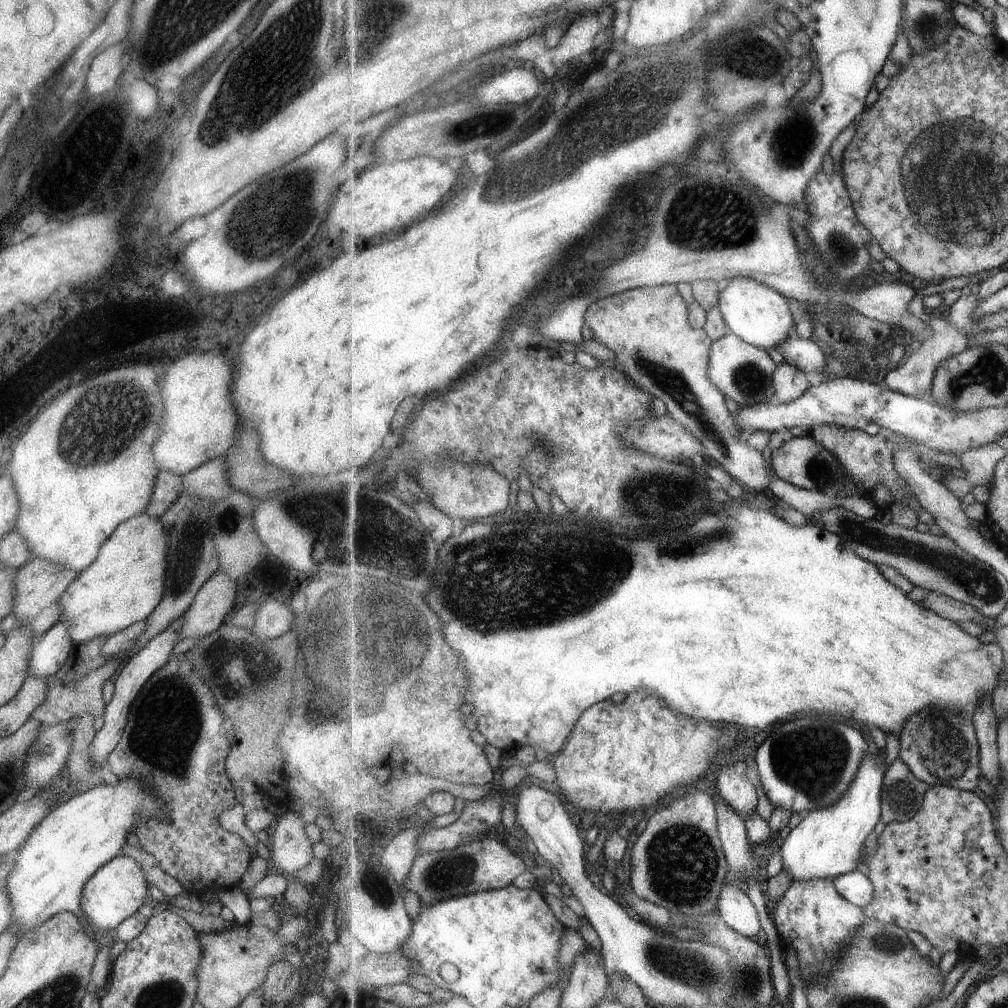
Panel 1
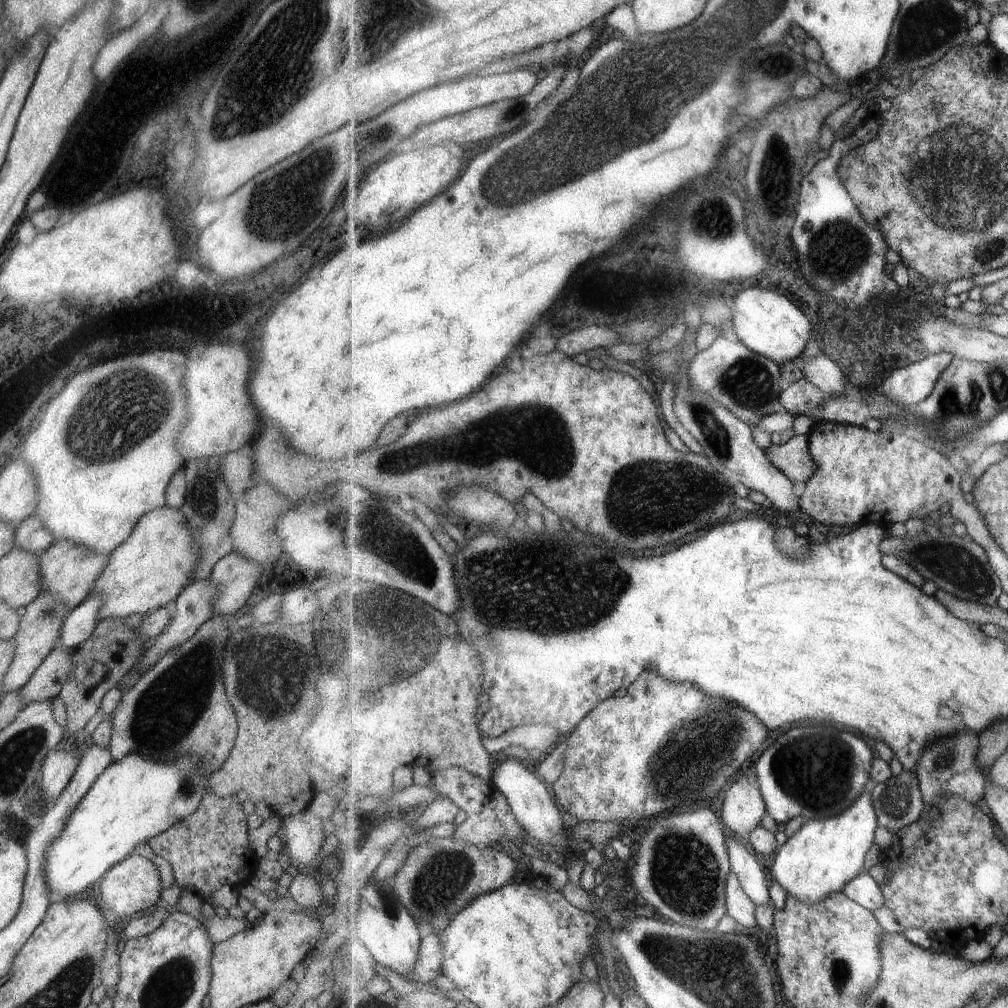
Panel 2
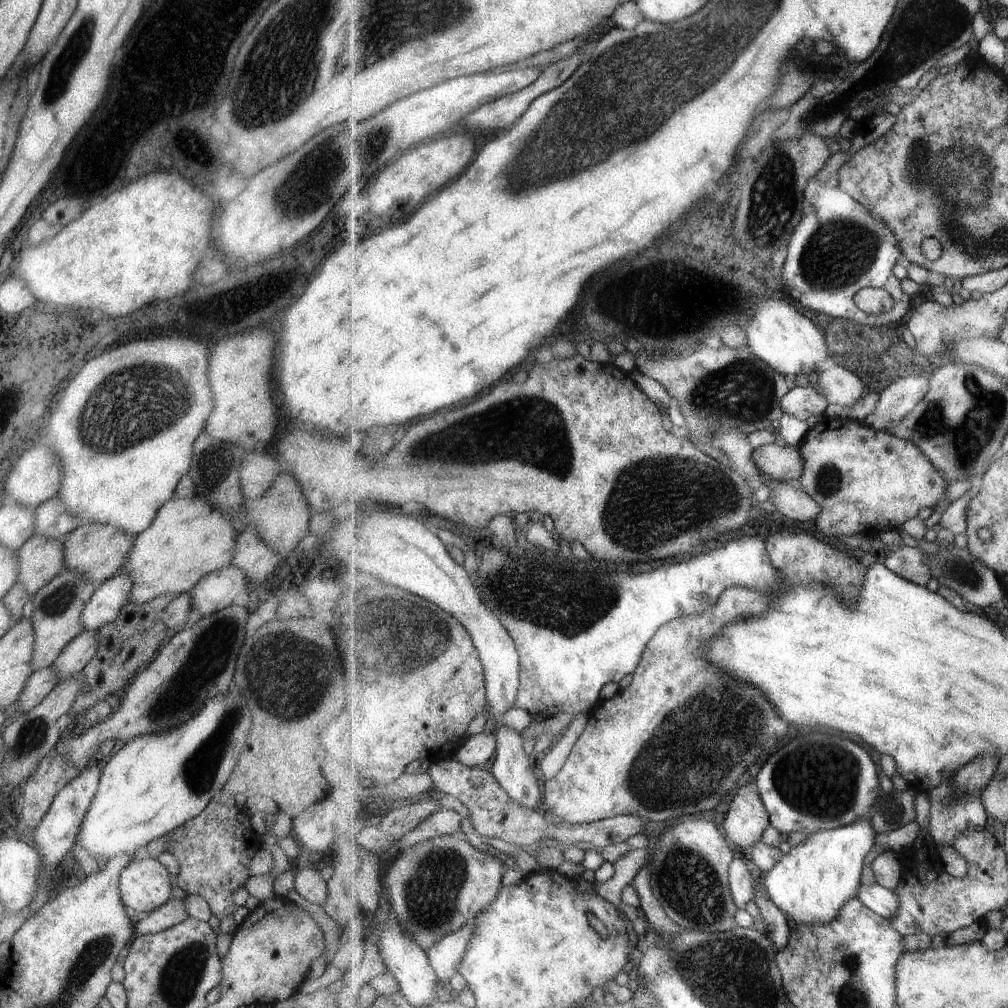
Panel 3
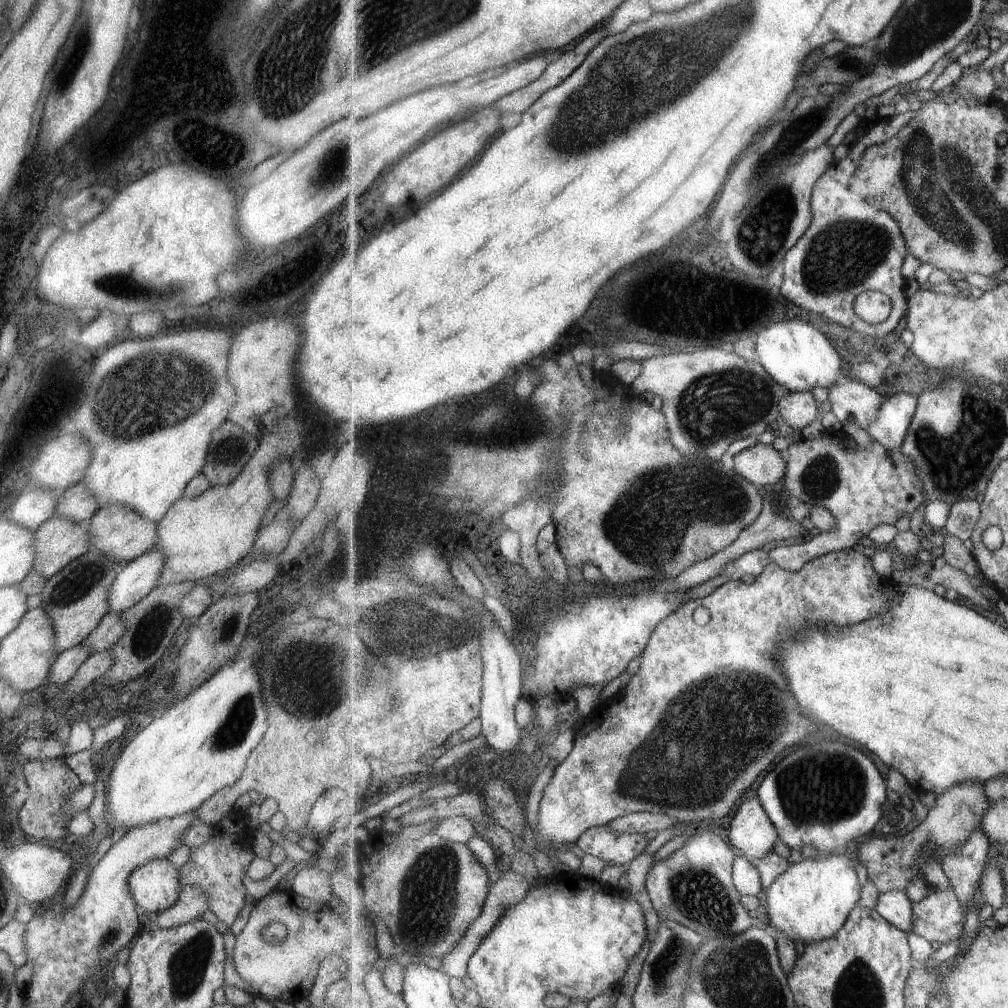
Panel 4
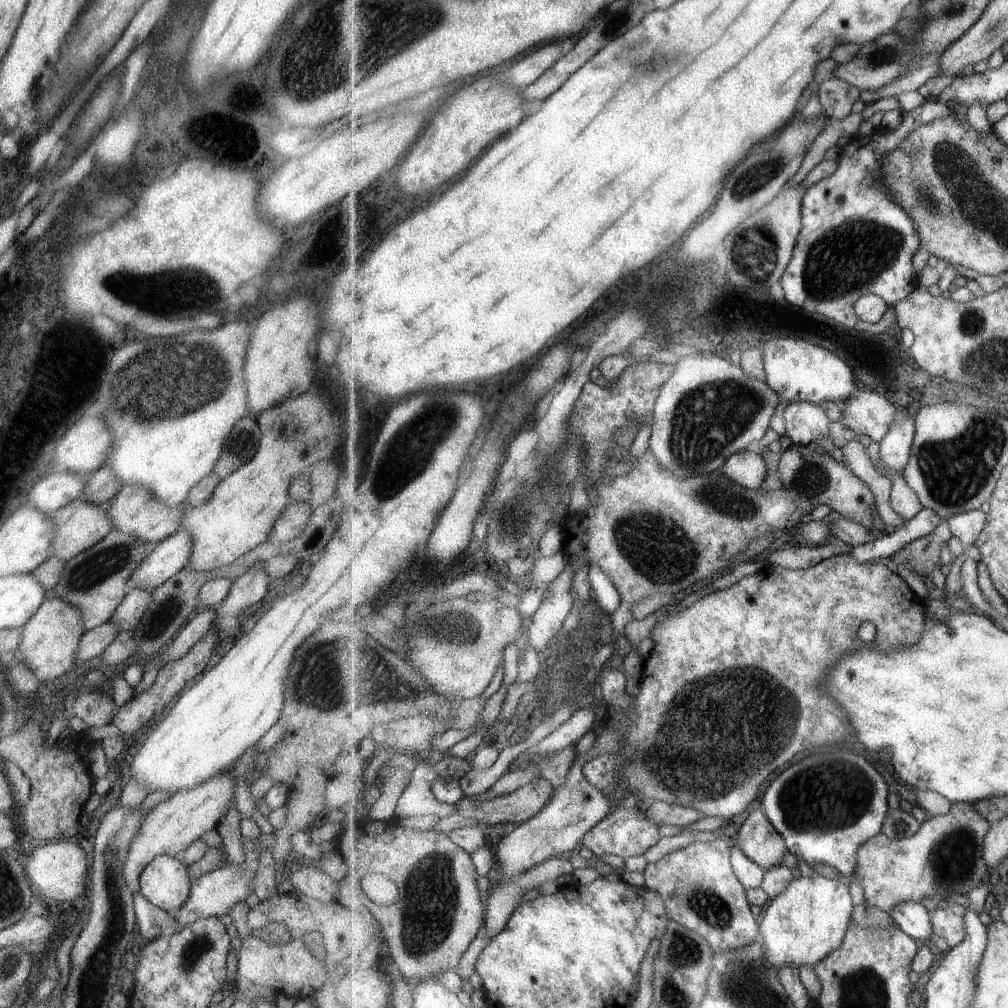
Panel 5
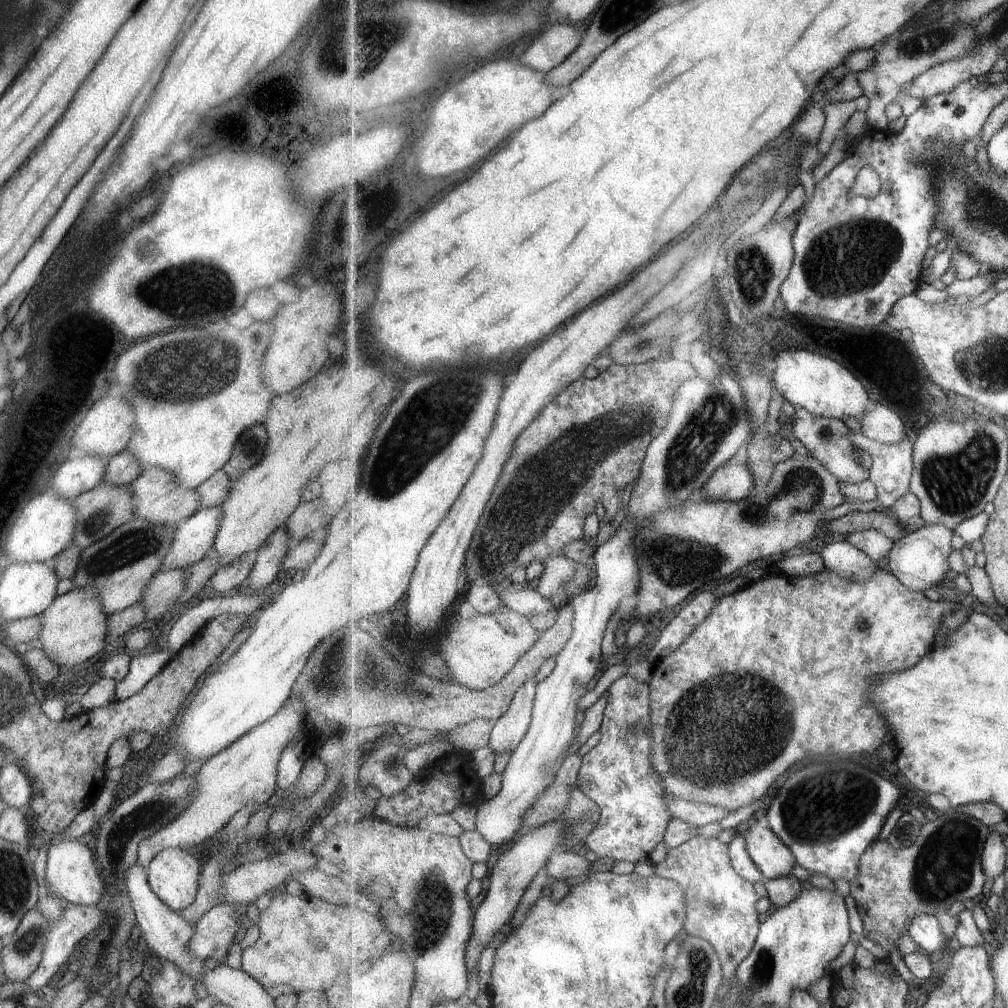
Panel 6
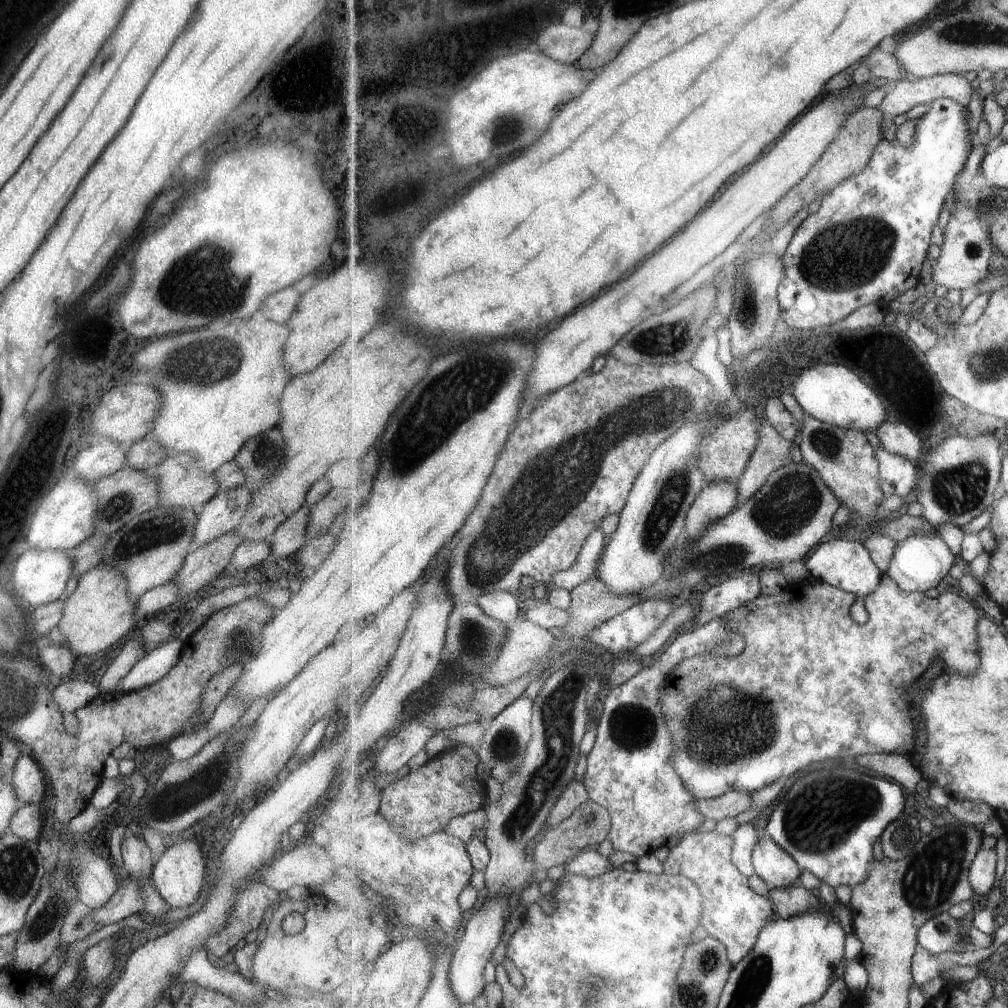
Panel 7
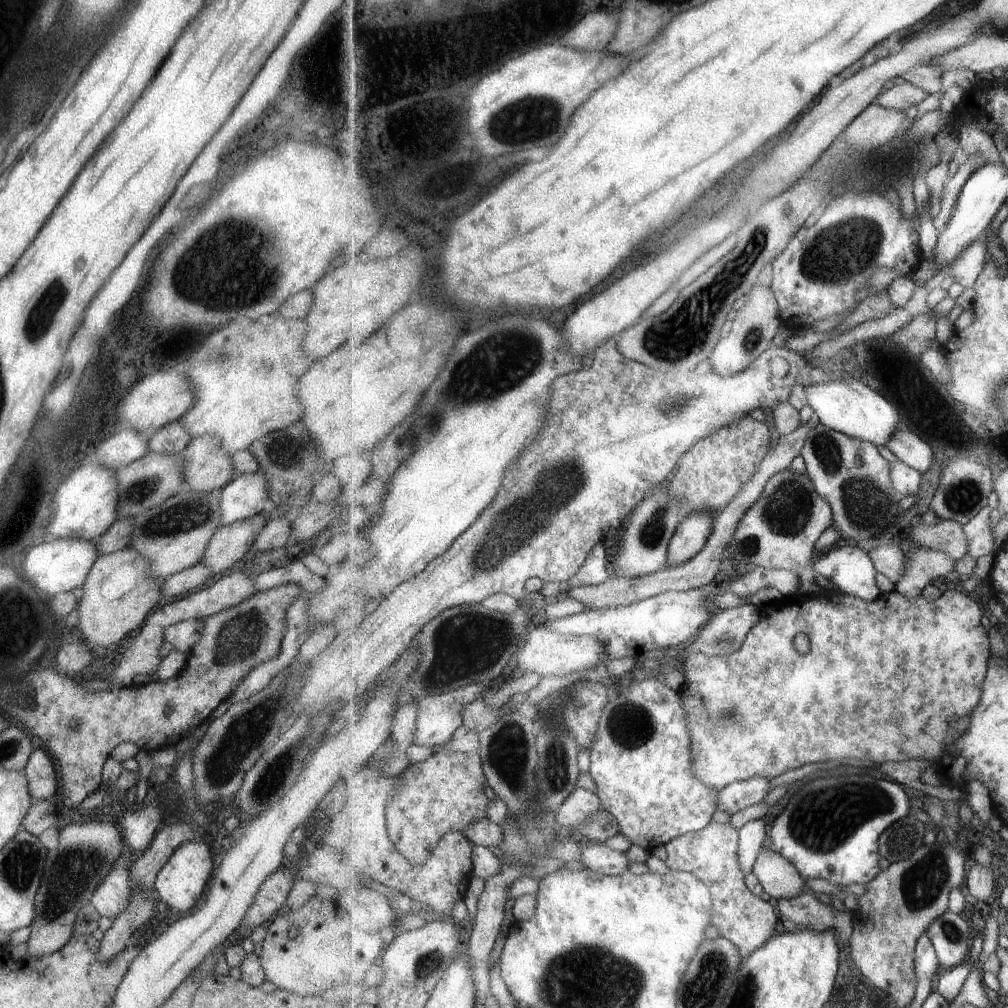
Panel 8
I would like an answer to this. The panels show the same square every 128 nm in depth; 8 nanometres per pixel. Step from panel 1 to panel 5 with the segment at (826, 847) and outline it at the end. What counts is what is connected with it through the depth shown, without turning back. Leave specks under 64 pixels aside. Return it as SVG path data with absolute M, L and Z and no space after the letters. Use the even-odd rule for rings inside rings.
M813 874L811 878L797 876L791 884L785 888L783 894L770 900L769 905L765 908L766 913L760 924L760 941L765 946L765 964L773 966L775 970L781 970L783 966L809 967L814 969L815 966L822 962L832 952L842 947L850 930L851 916L853 916L853 898L849 892L849 883L851 878L843 876L841 880L825 878L821 875Z

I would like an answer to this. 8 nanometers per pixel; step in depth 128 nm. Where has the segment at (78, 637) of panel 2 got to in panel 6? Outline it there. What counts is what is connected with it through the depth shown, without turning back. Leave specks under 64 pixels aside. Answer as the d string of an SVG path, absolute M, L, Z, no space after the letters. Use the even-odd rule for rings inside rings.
M221 505L201 506L197 512L178 524L160 570L187 568L211 553L213 539L221 520Z

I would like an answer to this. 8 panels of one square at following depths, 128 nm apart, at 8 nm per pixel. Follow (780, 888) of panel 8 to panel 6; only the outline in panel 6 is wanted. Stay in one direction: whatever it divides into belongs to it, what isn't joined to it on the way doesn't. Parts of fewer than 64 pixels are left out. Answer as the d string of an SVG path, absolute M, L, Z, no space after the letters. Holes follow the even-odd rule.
M765 820L755 822L745 834L751 859L766 879L788 876L798 864L794 853Z

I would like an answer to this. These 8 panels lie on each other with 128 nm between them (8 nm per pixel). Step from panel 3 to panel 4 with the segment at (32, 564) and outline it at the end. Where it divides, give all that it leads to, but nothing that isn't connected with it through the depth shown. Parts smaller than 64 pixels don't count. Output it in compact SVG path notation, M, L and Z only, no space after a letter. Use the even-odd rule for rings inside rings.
M51 516L33 532L33 572L49 579L71 560L89 551L87 524Z

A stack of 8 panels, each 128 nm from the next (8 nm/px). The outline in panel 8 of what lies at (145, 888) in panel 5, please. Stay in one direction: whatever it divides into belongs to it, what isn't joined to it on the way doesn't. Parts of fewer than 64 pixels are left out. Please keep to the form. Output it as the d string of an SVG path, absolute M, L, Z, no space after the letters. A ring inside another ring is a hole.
M197 840L182 842L171 853L159 872L156 872L154 891L158 894L158 899L163 900L168 908L173 908L177 912L187 912L201 898L211 870L213 870L213 864L209 857L209 846Z

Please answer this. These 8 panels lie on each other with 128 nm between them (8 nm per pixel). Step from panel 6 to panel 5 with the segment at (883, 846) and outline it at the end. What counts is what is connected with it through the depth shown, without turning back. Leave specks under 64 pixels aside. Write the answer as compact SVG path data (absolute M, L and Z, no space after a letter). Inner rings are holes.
M952 803L951 810L944 815L931 816L930 819L922 822L922 827L919 829L917 834L914 834L909 838L892 839L885 833L881 832L875 835L873 839L869 839L858 852L858 866L854 872L854 878L852 881L858 881L864 889L865 900L869 905L876 906L880 910L884 910L890 913L898 906L899 903L914 902L920 903L923 898L930 897L932 899L941 899L942 902L949 900L953 895L967 895L970 890L981 887L989 880L989 866L984 859L984 842L986 834L991 828L991 823L987 817L984 817L976 808L974 803Z

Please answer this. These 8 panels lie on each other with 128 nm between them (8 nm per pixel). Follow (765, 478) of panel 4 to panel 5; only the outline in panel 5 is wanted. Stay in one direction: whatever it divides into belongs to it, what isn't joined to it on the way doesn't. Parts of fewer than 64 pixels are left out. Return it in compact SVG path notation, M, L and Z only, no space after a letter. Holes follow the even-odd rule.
M756 447L735 453L721 467L722 474L746 489L761 489L769 468L760 453Z

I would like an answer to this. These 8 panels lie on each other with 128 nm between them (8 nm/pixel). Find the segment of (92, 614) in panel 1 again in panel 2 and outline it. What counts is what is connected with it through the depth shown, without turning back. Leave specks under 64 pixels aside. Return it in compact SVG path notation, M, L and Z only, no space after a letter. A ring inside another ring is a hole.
M161 506L144 513L135 520L133 532L129 532L127 540L113 548L107 555L107 564L101 574L93 580L89 597L95 594L101 600L101 608L97 612L97 622L107 618L125 618L131 614L148 614L172 602L188 586L187 580L193 576L193 568L199 562L199 546L191 536L187 520L178 508Z

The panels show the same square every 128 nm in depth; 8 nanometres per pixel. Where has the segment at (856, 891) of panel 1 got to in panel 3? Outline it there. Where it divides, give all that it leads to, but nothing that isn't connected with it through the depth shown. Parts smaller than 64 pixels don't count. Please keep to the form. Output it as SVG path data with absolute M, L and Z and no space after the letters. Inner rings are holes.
M878 883L871 886L861 886L857 892L857 897L868 908L871 908L871 911L887 919L895 917L901 907L899 894L895 890L880 886Z

